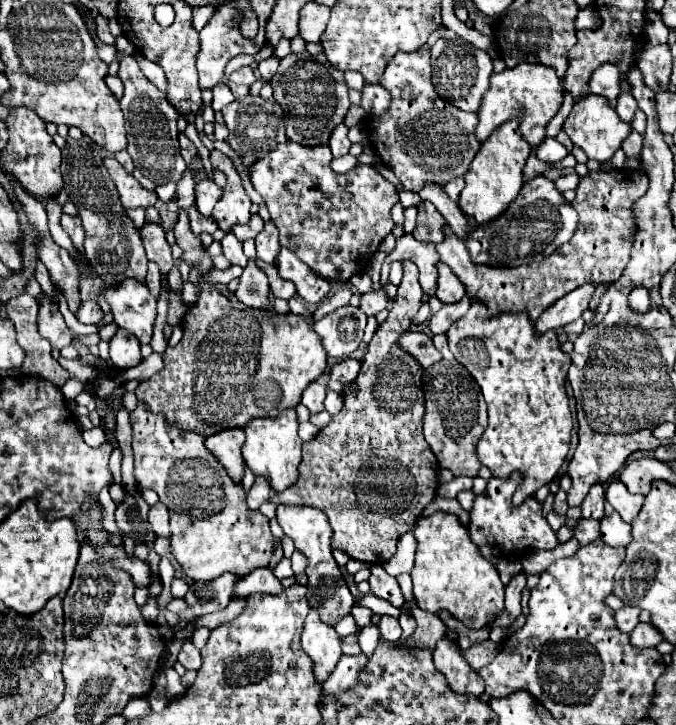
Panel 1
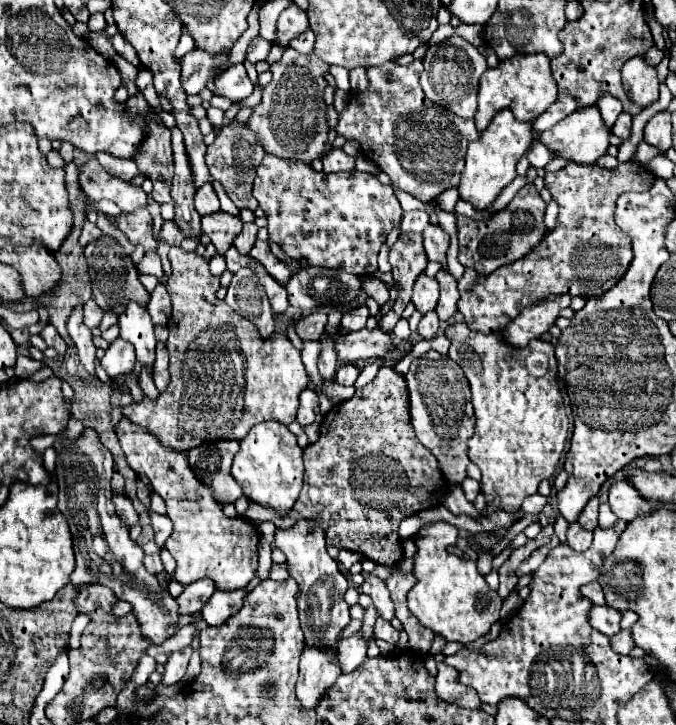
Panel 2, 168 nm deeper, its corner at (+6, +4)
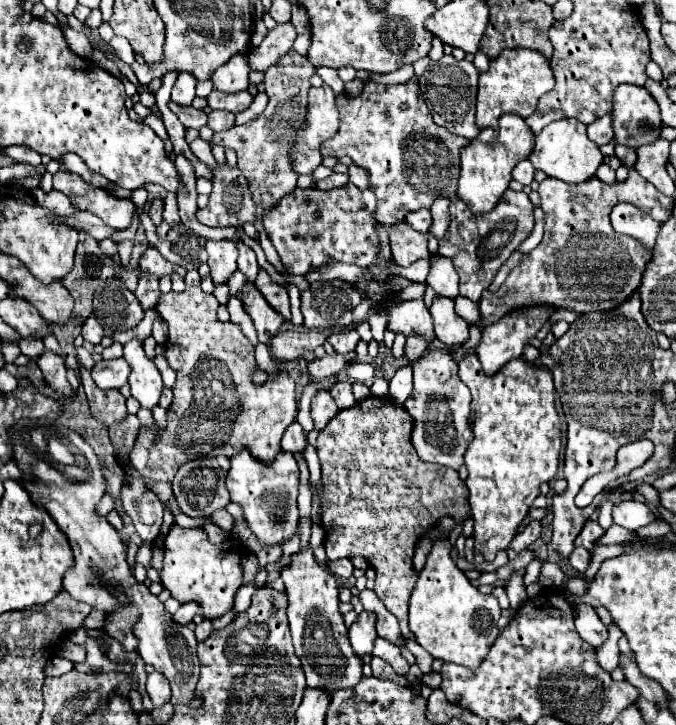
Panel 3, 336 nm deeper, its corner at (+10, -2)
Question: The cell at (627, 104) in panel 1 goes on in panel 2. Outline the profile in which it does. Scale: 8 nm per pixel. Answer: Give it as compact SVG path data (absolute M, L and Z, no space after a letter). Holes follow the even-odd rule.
M623 112L623 114L617 118L617 122L615 122L615 126L611 128L611 132L613 132L617 138L621 138L621 140L629 140L629 136L631 136L631 114Z

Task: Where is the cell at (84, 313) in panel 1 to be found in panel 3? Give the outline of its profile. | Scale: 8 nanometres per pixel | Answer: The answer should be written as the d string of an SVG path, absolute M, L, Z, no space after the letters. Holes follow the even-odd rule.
M89 316L87 320L85 320L85 324L83 324L83 338L85 338L85 342L91 342L91 344L99 344L101 342L101 338L103 338L103 328L101 328L101 324L93 318L93 316Z

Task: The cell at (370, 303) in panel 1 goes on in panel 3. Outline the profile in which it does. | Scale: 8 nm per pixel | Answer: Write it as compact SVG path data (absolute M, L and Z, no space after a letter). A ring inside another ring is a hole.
M347 330L347 332L337 332L337 334L331 334L329 336L329 342L333 344L335 352L349 352L349 350L355 350L357 342L359 342L359 334L357 330Z

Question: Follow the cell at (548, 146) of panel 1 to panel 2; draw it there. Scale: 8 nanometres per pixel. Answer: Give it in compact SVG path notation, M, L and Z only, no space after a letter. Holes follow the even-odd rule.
M539 142L533 144L533 148L529 150L529 164L533 168L543 168L551 158L553 154L549 154L549 150L545 150L545 146L541 146Z

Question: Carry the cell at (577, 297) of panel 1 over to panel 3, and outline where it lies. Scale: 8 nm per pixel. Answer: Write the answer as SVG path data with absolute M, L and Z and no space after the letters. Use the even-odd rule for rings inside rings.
M531 306L531 308L515 310L515 312L507 314L507 316L503 316L499 322L485 328L483 336L481 336L481 344L475 348L475 354L481 360L483 372L491 376L491 374L497 372L497 368L503 368L511 358L519 358L523 354L523 348L535 338L535 334L549 320L549 316L551 316L551 308Z

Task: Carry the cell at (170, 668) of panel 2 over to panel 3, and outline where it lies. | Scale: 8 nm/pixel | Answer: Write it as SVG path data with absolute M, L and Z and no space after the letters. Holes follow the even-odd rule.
M151 672L147 678L147 694L151 696L155 708L169 702L171 692L169 692L169 682L165 680L165 676L161 676L159 672Z

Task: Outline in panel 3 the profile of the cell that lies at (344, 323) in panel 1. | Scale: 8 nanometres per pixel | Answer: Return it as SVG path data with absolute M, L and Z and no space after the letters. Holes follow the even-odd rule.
M319 390L313 398L313 404L311 404L311 416L313 416L313 422L315 422L315 428L317 430L323 430L327 426L327 422L339 412L333 396L329 390Z

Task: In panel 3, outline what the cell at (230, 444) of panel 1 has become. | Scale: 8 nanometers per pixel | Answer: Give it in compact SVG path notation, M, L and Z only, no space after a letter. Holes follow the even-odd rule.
M215 456L215 458L197 458L179 468L179 472L173 478L173 494L177 498L177 504L183 514L199 518L199 516L211 516L215 510L225 508L229 500L229 492L225 488L225 476L229 470L229 458L227 456Z

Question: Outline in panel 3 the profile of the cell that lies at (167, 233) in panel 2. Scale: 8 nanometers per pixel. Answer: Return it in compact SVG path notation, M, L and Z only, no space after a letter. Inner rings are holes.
M149 246L145 252L143 252L143 256L141 256L141 260L139 260L139 268L141 270L147 270L149 274L155 274L155 276L163 276L163 274L171 274L171 272L177 272L177 274L181 274L181 276L185 276L185 272L187 270L183 270L179 264L169 264L169 260L165 260L161 254L159 254L159 250L157 248L153 248L153 246Z

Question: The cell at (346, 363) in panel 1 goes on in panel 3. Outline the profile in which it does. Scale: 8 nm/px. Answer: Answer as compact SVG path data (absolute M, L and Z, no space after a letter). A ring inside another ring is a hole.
M337 380L335 386L331 388L331 394L337 400L337 406L341 410L343 408L351 408L355 404L355 398L353 398L353 392L351 392L351 382L349 380Z

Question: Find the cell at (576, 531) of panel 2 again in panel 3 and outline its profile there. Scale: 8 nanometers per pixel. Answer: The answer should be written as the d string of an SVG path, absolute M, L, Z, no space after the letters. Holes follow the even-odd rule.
M575 548L569 556L569 564L583 574L589 568L589 552L585 548Z

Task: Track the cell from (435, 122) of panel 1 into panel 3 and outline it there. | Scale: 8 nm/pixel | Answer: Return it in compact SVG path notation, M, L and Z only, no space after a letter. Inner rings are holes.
M417 78L407 80L405 84L381 84L381 82L365 82L365 88L359 96L337 96L337 110L341 114L341 126L333 138L321 144L323 156L351 156L353 162L367 170L369 174L369 190L377 196L375 218L381 224L397 224L405 220L409 212L431 208L437 198L455 198L457 180L459 180L459 150L469 144L469 140L461 136L453 136L449 130L437 126L433 116L429 116L429 108L425 100L421 100Z

